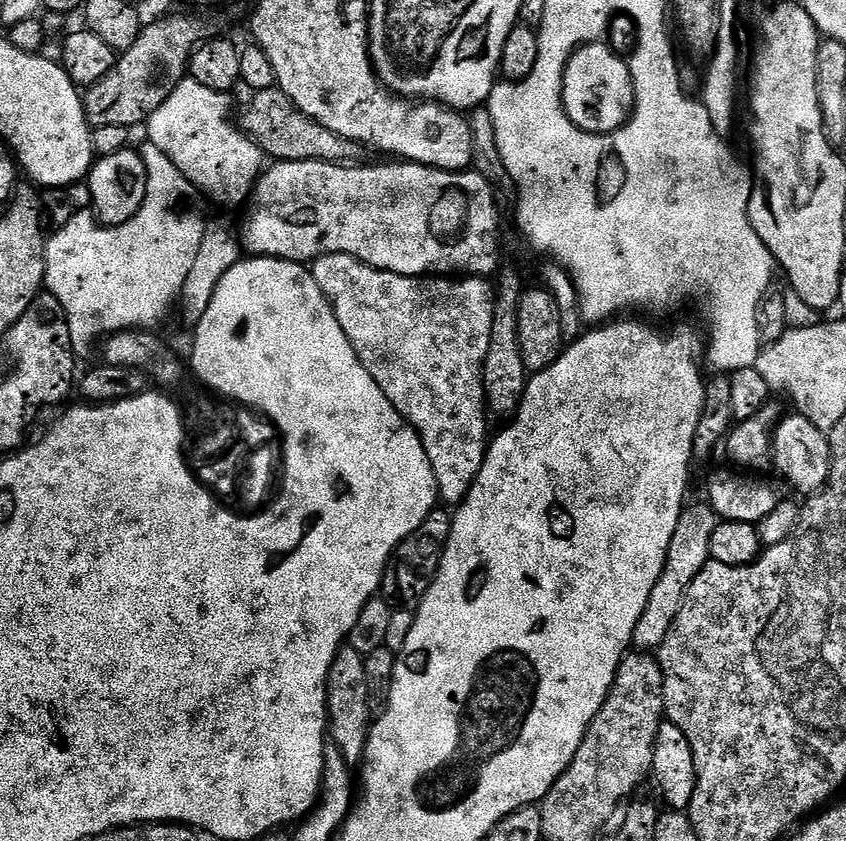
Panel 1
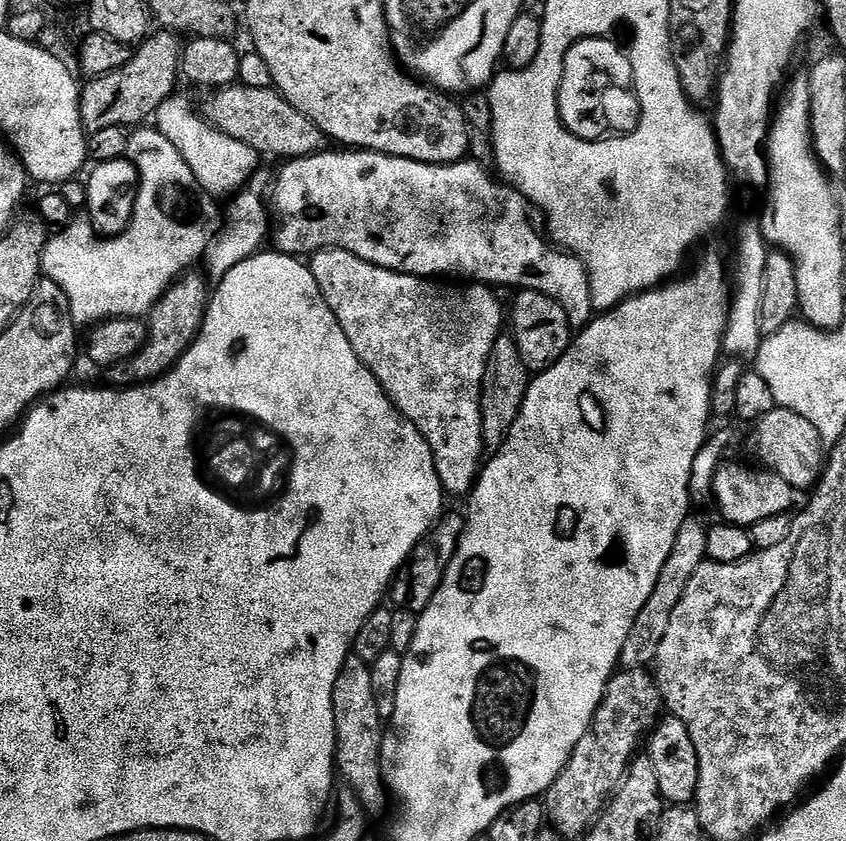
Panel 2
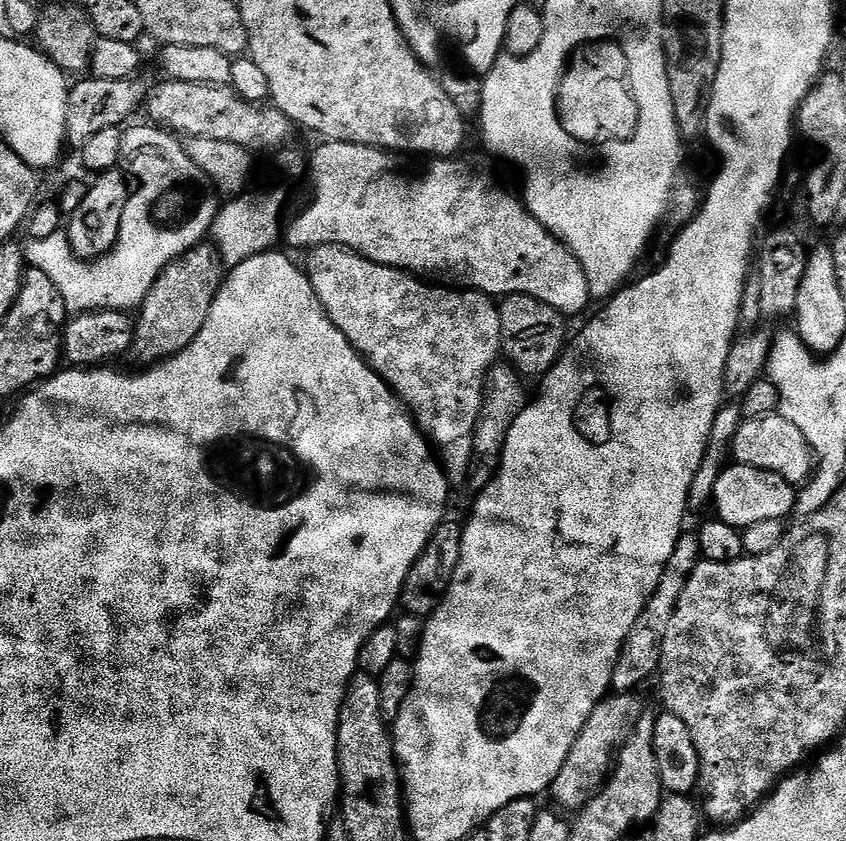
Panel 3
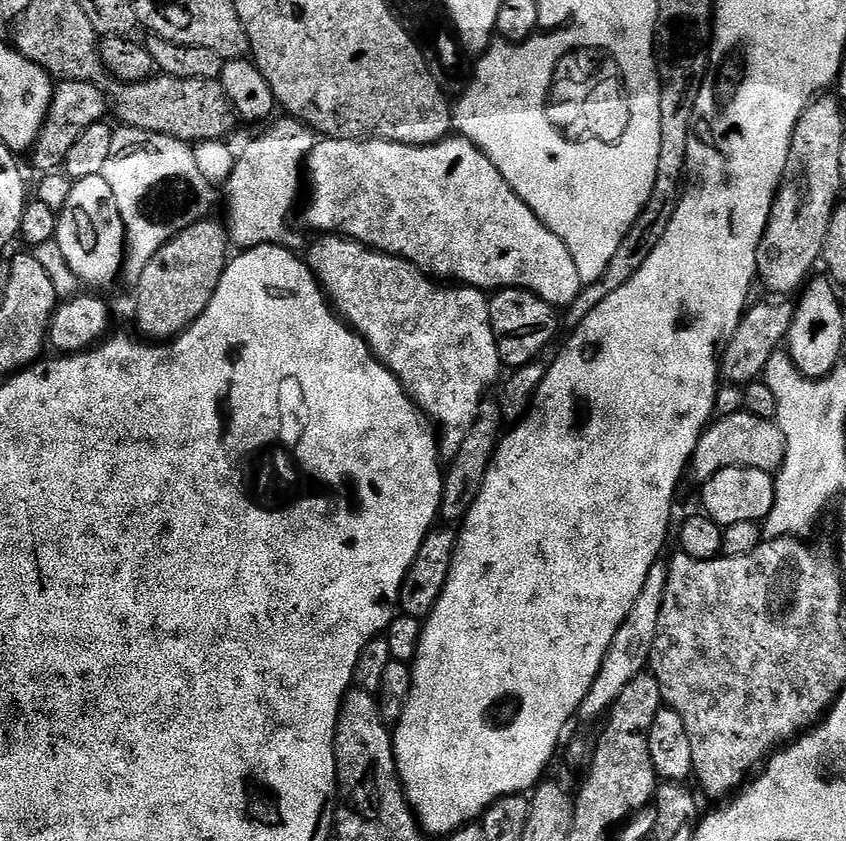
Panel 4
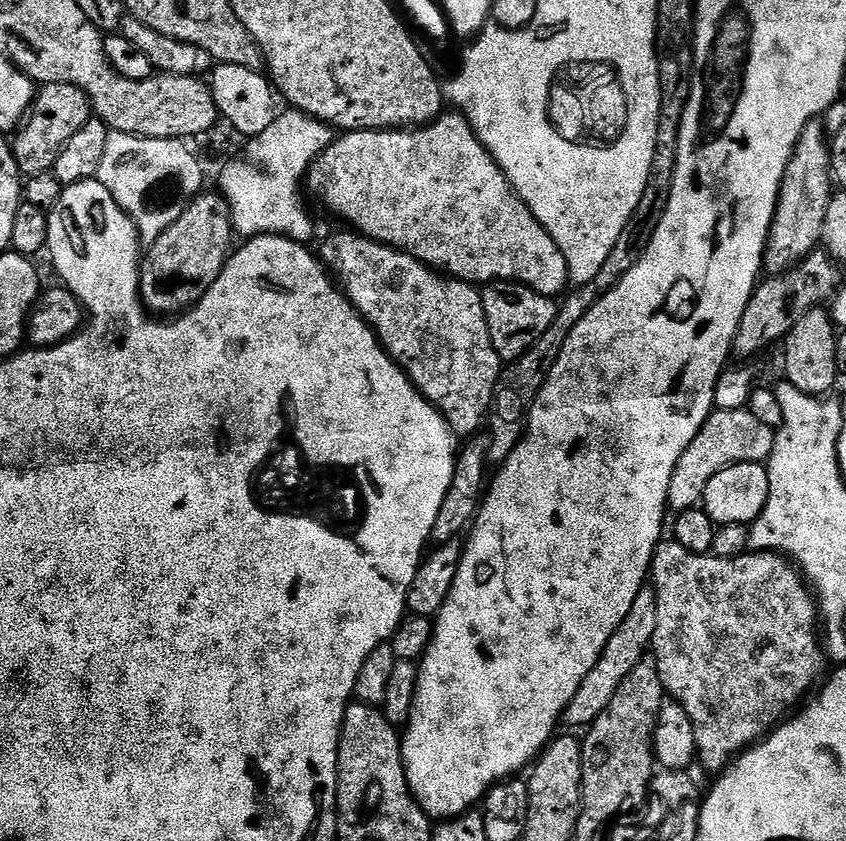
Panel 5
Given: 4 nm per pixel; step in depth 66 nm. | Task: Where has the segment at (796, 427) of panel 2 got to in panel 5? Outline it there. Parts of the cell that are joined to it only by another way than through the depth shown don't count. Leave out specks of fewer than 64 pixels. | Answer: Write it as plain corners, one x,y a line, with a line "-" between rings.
747,407
713,411
702,430
698,430
694,442
686,446
673,468
667,487
667,507
673,513
697,507
698,501
703,497
706,482
710,482
710,478
714,478
718,470
735,464
764,464
772,454
775,441
775,431
758,422
758,418
754,418
754,414

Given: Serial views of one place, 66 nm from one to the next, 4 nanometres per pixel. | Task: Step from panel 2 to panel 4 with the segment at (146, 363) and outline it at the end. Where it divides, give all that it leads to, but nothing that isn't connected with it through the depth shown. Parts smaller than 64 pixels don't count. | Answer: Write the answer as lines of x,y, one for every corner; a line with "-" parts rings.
205,218
182,230
166,244
146,264
146,270
134,282
136,288
136,324
140,327
139,335
148,342
167,342
181,336
193,322
210,306
214,294
218,290
218,282
222,282
222,274
228,269
230,259
230,237
227,227
216,218

